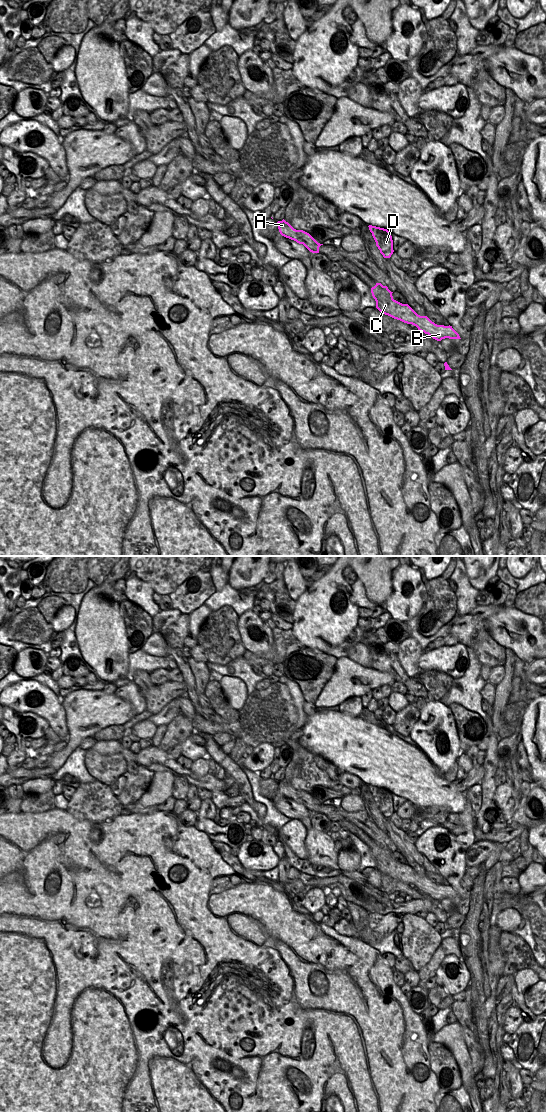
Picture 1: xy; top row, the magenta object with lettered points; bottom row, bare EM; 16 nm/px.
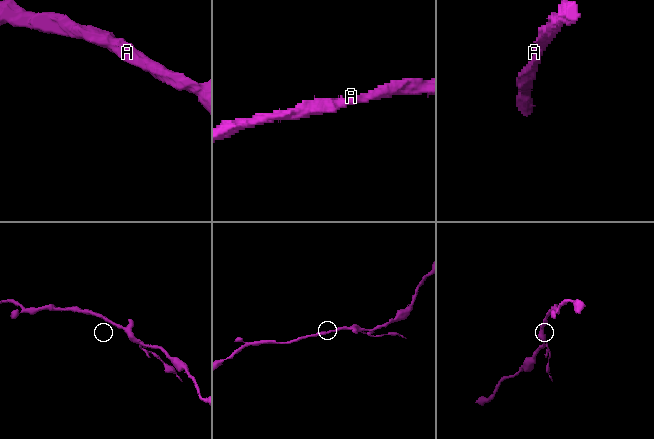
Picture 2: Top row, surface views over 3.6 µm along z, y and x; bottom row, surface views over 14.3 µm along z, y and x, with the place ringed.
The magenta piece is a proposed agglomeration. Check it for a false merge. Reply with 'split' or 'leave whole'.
leave whole

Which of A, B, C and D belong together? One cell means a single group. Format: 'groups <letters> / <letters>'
groups A B C D

